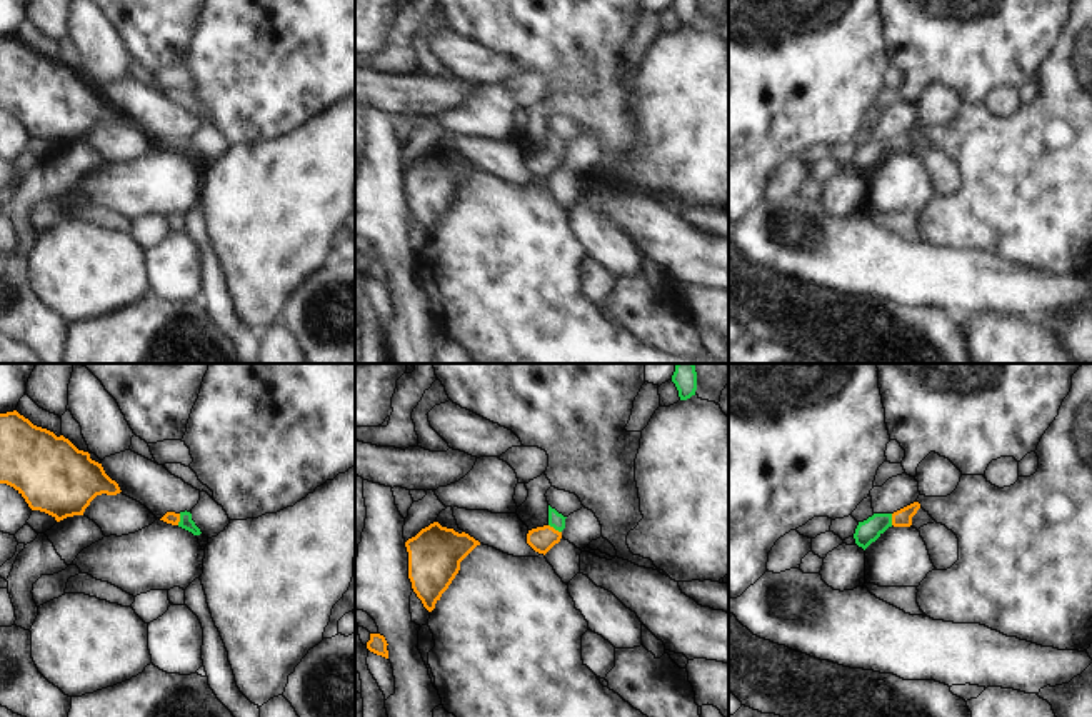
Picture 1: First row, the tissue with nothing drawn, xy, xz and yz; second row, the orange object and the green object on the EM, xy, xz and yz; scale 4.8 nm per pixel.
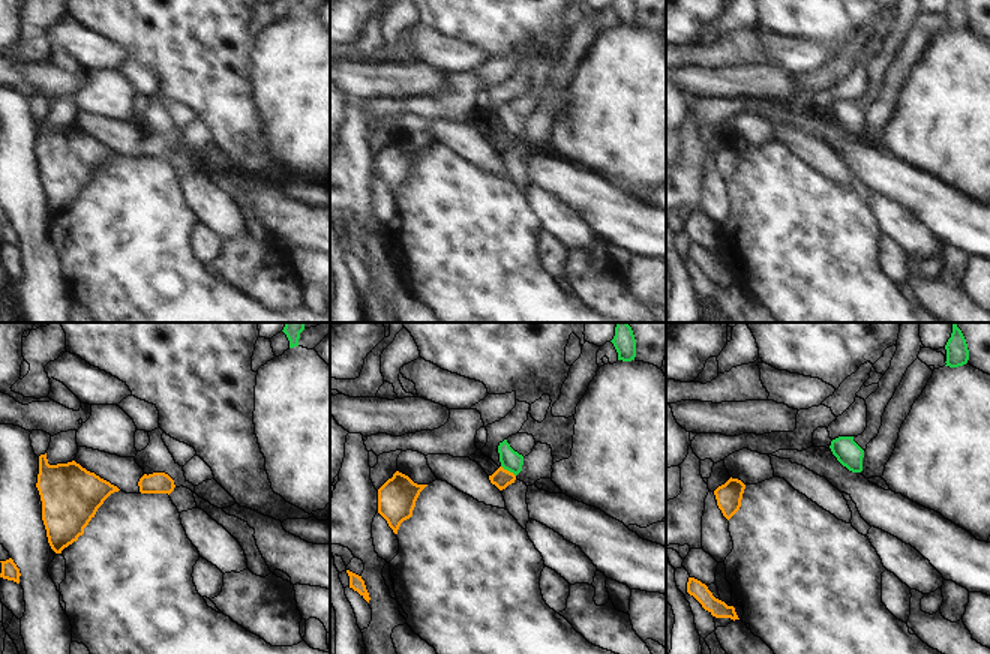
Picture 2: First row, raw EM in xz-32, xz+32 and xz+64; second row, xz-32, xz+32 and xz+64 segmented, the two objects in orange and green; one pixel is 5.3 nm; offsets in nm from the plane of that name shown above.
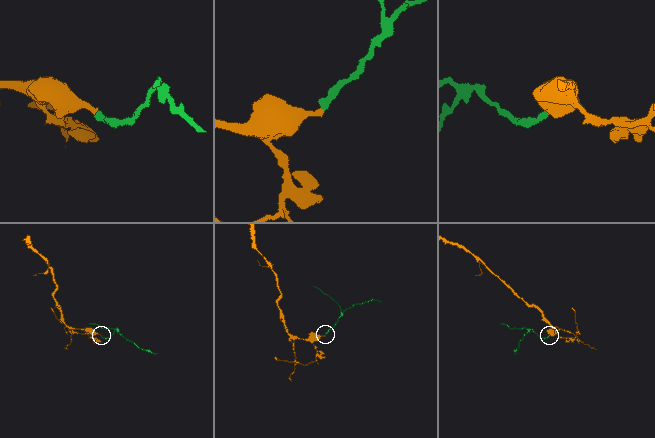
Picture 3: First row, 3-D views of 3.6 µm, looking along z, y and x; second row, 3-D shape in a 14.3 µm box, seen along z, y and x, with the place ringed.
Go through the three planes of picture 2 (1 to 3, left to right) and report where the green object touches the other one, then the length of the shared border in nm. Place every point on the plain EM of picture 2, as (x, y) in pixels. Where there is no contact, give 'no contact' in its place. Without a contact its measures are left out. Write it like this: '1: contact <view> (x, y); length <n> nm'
1: no contact
2: contact xz+32 (509, 135); length 100 nm
3: no contact

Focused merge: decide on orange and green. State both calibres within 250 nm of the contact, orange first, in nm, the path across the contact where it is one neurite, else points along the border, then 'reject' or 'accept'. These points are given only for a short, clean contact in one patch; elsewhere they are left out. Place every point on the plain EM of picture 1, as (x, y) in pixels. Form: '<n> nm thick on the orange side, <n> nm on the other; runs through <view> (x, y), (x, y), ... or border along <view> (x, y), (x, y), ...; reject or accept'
120 nm thick on the orange side, 80 nm on the other; runs through xz (542, 165), (554, 155), (557, 147); accept

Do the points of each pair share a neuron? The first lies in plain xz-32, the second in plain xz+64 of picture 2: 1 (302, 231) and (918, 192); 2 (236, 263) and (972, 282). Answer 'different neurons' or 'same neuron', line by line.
1: same neuron
2: different neurons

